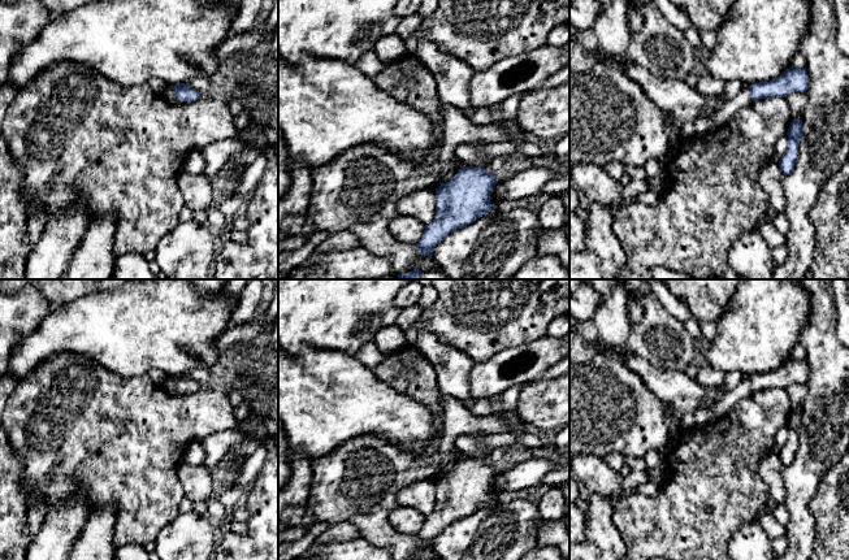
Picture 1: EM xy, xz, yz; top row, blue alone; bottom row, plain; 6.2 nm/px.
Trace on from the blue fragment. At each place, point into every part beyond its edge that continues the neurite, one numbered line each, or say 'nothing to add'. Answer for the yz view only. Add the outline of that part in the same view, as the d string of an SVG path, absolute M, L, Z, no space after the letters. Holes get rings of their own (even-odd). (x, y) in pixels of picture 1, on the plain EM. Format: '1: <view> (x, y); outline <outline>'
1: yz (683, 394); outline M627 348L621 351L621 355L628 368L636 372L645 381L647 388L677 417L709 405L715 421L719 421L751 392L751 382L748 375L732 391L724 392L720 387L701 386L684 372L663 372Z

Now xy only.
1: xy (169, 386); outline M168 377L168 379L165 381L164 383L164 388L172 394L172 395L185 395L185 394L189 394L189 392L181 392L176 388L174 386L174 381L172 378Z

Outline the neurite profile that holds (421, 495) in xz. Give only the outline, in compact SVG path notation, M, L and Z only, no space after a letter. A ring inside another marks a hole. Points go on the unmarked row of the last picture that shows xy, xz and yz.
M433 479L419 481L403 489L397 495L397 503L399 505L411 507L425 517L433 513L436 502L436 481Z

